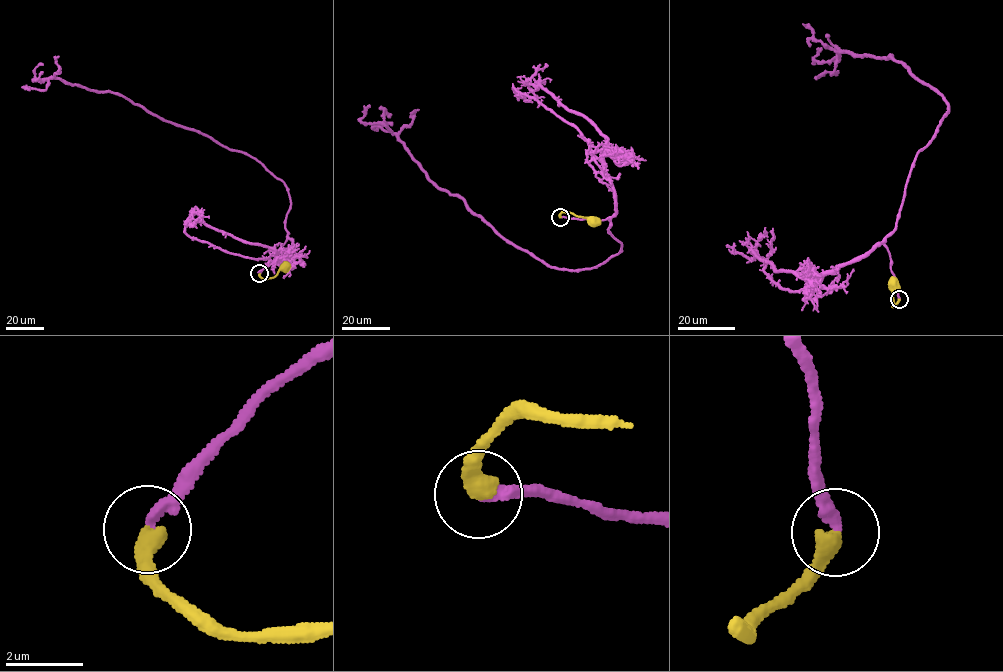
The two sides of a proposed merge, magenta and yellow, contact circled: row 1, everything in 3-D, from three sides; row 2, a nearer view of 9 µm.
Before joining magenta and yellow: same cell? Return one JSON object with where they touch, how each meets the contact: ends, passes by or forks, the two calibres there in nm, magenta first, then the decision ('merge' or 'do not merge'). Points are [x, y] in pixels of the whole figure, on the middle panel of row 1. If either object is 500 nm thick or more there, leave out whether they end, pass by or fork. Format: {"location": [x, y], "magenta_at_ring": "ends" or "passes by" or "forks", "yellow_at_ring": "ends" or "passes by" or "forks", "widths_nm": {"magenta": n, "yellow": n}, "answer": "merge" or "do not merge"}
{"location": [560, 217], "magenta_at_ring": "ends", "yellow_at_ring": "ends", "widths_nm": {"magenta": 300, "yellow": 480}, "answer": "merge"}

